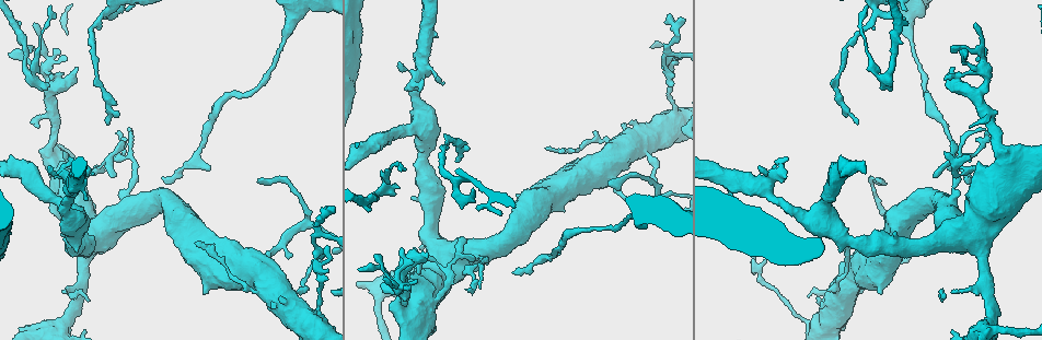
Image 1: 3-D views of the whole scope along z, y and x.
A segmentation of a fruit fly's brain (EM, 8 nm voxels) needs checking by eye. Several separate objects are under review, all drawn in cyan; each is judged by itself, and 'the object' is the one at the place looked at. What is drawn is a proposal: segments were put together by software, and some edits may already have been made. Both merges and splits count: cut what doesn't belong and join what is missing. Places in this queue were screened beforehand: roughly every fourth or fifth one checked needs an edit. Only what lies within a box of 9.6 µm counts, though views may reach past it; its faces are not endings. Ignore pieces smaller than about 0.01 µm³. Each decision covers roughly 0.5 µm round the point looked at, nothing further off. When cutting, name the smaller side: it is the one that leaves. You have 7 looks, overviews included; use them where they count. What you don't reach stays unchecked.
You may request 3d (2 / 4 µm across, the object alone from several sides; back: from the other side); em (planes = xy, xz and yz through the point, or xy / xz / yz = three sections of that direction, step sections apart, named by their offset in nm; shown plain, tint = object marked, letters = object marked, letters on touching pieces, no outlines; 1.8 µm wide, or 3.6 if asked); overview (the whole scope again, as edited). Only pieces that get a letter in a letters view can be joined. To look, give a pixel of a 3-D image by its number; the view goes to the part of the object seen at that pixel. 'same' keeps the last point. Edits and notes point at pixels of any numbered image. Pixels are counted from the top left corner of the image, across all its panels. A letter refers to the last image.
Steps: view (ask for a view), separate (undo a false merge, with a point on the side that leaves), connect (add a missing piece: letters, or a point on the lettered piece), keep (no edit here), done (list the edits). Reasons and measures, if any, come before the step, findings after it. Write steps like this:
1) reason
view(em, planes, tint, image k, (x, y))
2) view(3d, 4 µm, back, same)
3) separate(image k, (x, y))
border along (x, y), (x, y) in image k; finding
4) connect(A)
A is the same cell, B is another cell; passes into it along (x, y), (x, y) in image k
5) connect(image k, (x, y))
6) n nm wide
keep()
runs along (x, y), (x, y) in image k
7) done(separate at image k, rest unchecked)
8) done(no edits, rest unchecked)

branch stops here
view(3d, 4 µm, image 1, (162, 179))

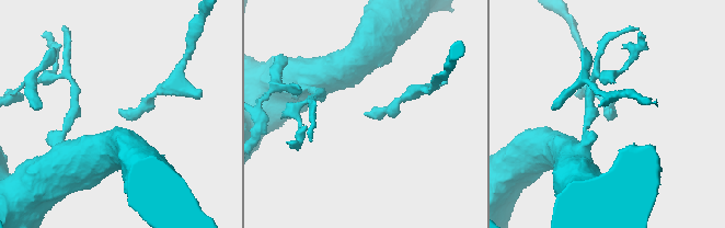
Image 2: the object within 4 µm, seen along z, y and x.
view(em, planes, letters, image 2, (614, 110))

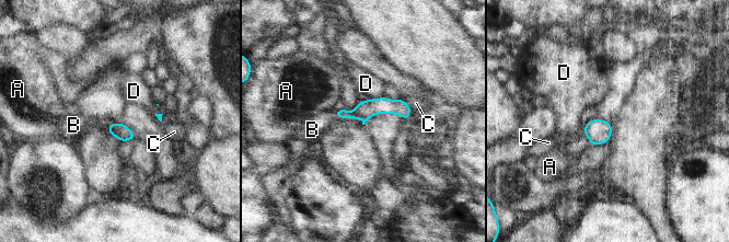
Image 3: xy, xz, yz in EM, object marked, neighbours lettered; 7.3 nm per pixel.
C touches over 160 nm
connect(image 3, (312, 129))
B is the same cell, A, C and D are other cells; passes into it along (365, 110), (344, 117), (312, 129) in image 3; the neuron continues

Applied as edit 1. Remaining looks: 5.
view(overview)

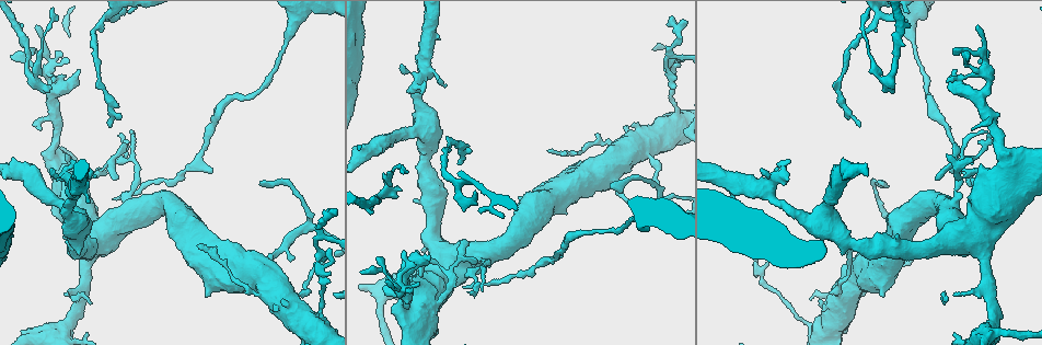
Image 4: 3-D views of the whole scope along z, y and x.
thin end
view(em, planes, letters, image 4, (860, 125))

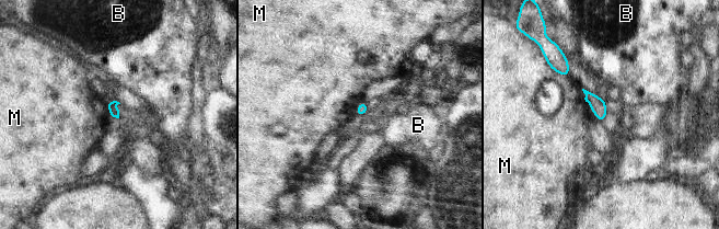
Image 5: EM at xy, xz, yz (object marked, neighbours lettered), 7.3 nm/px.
70 nm wide
keep()
B and M are other cells; border along (547, 65), (567, 77) in image 5; none of them fits

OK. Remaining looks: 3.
branch stops here
view(3d, 2 µm, image 4, (317, 227))

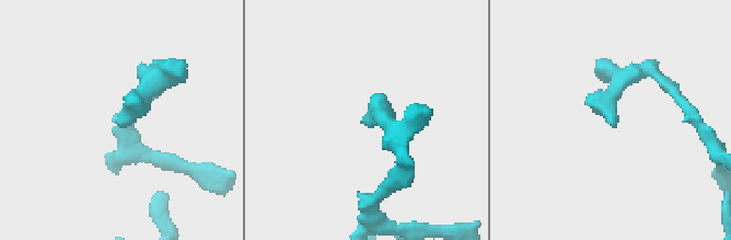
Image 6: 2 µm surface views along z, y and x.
now the EM
view(em, planes, letters, image 6, (611, 123))

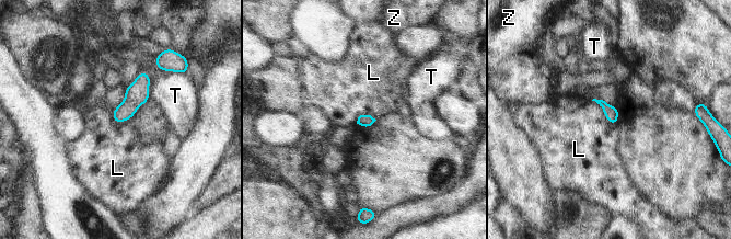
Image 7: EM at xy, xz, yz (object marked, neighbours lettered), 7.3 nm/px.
keep()
L, T and Z are other cells; border along (591, 100), (616, 125) in image 7; no lettered piece goes on from it

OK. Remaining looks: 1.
done(connect at image 3, rest unchecked)

